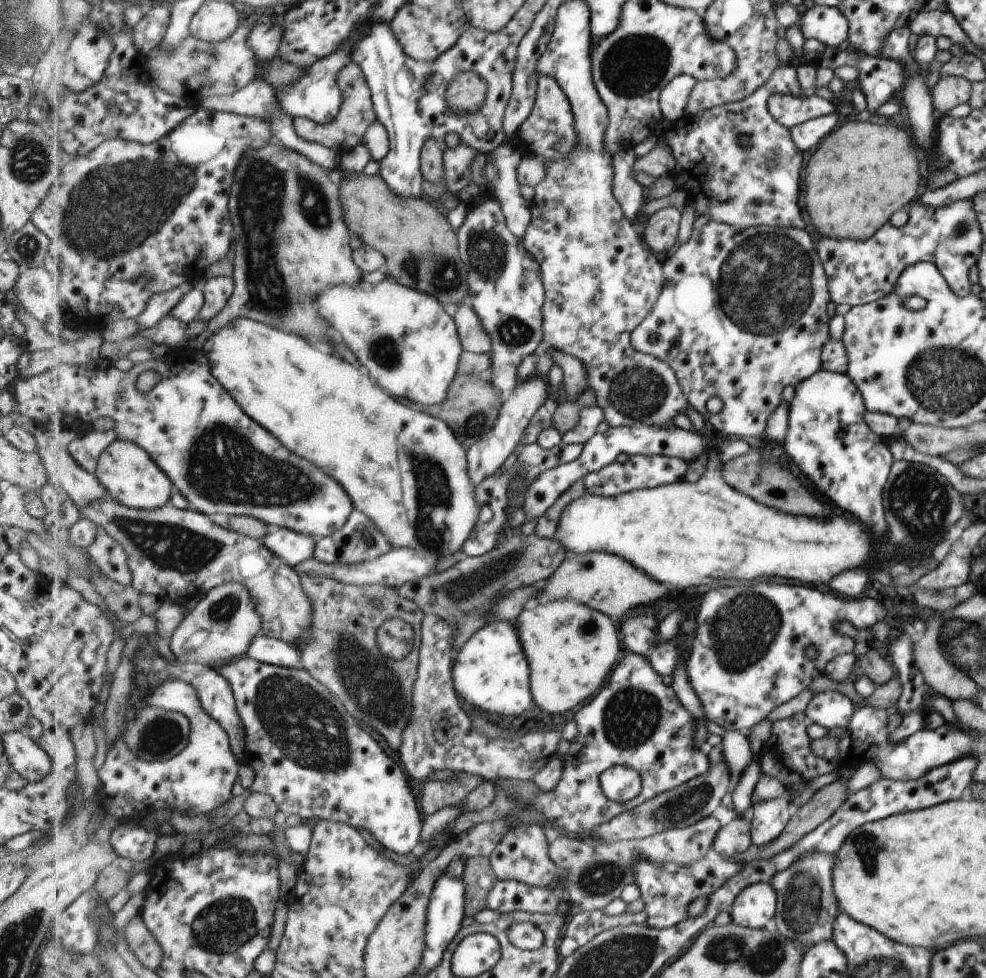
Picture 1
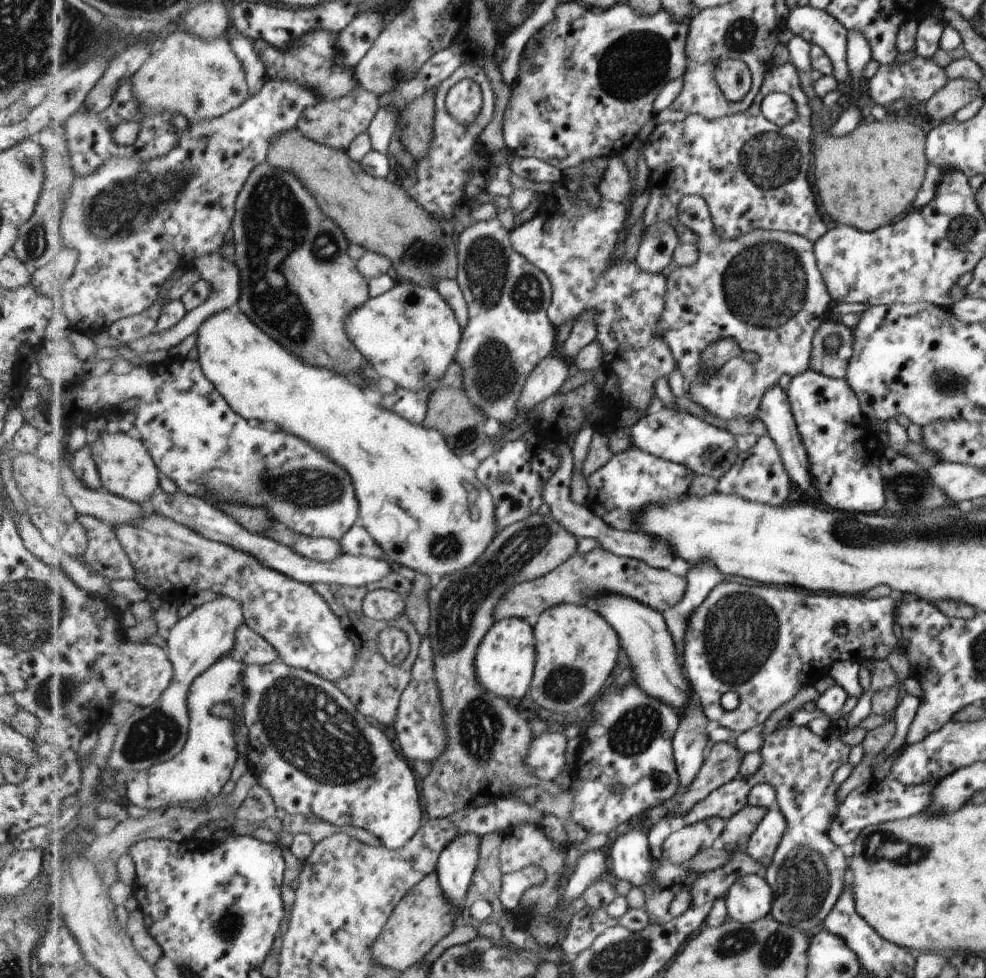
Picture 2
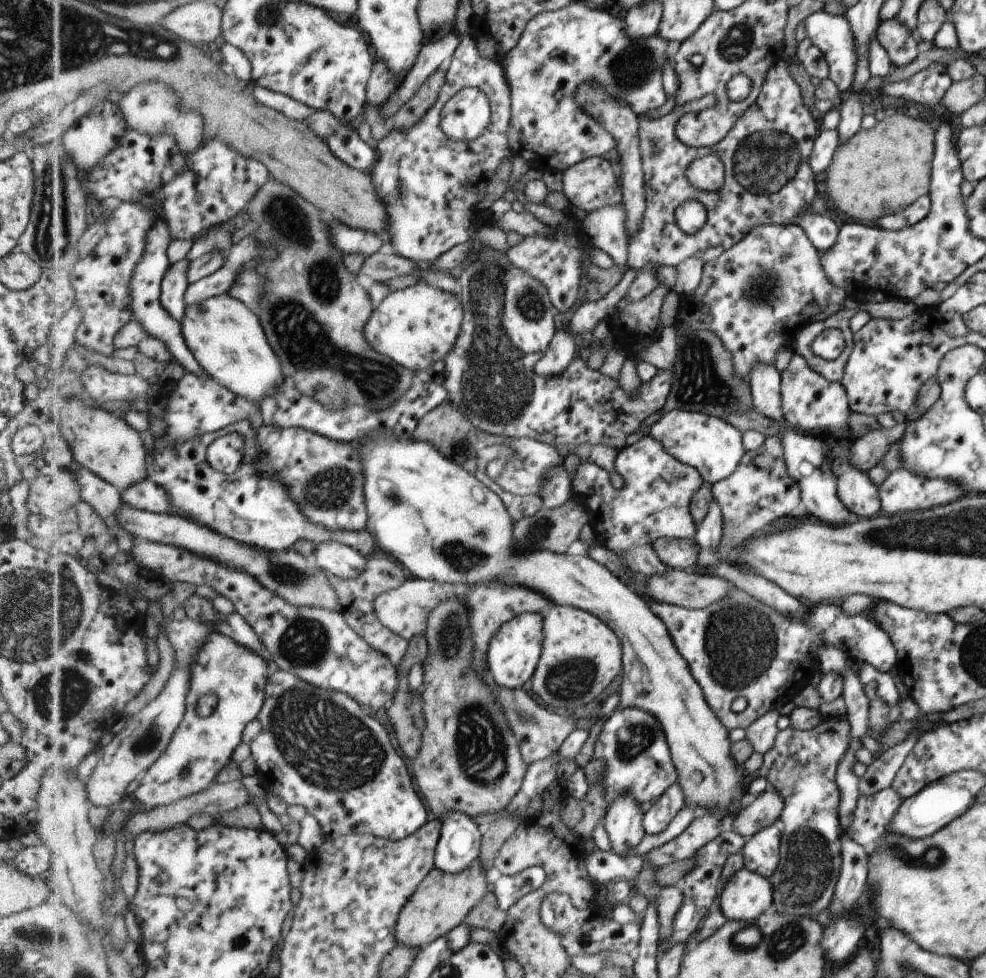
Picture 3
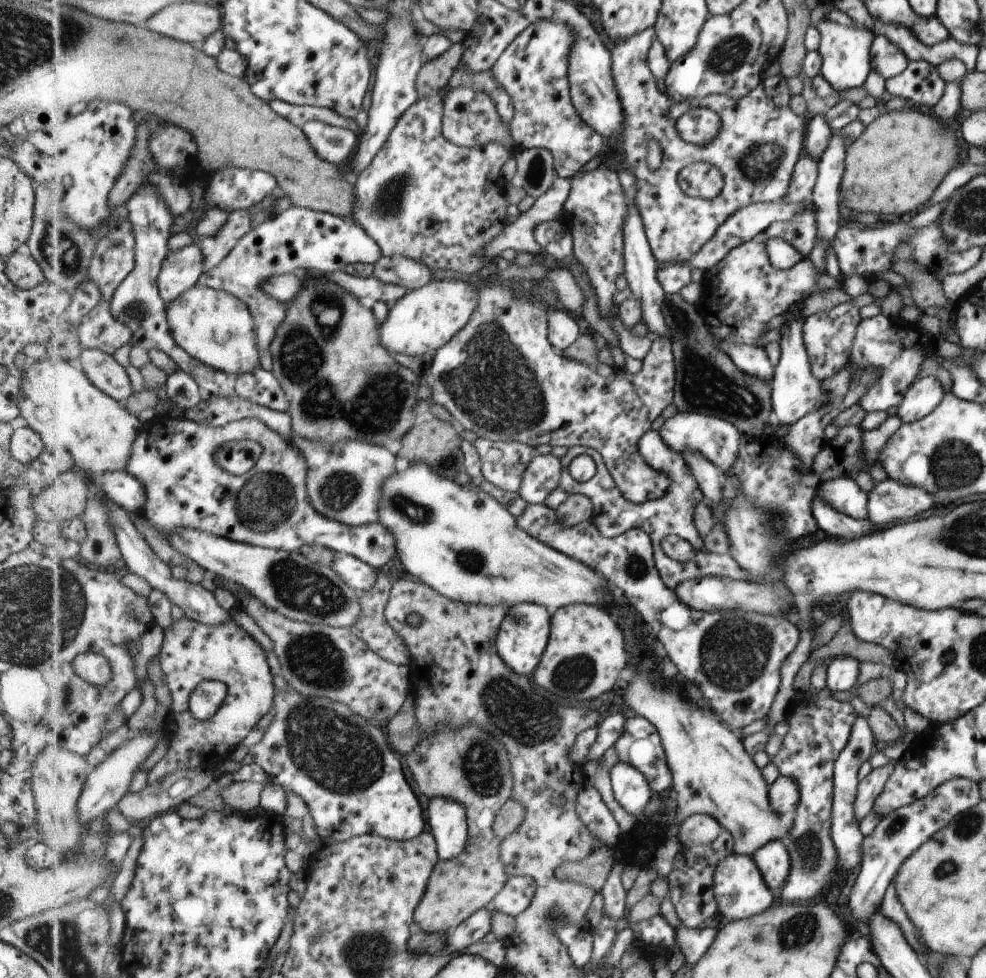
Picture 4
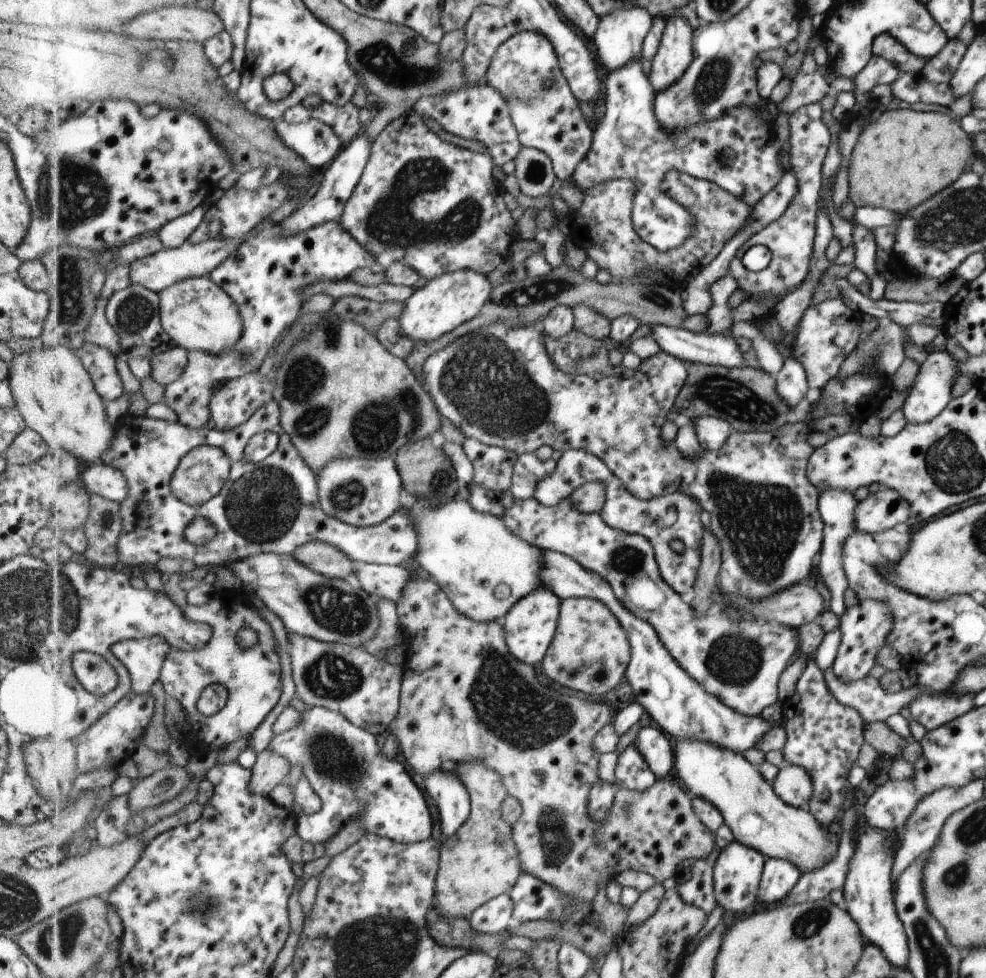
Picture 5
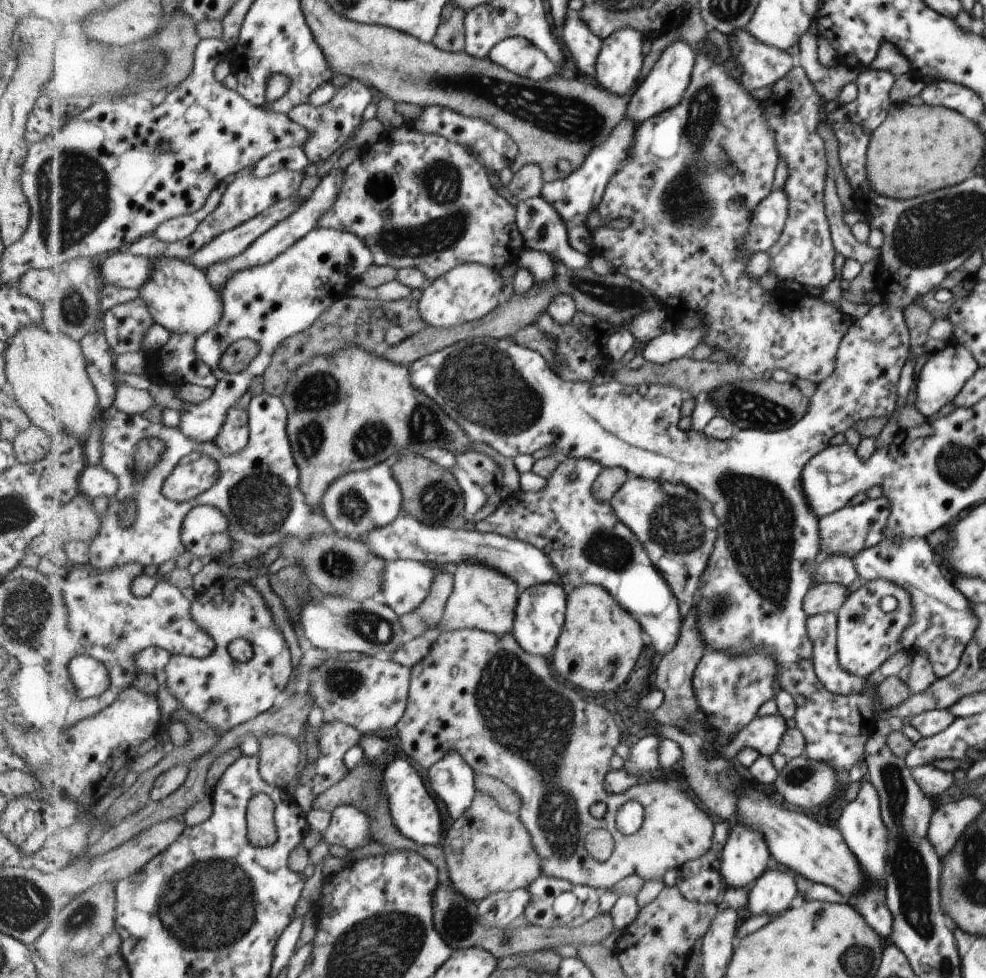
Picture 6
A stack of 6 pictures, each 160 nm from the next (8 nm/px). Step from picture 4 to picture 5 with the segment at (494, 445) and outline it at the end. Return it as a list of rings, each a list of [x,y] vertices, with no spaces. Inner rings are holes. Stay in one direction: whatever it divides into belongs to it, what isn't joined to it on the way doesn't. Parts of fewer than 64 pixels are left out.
[[[469,437],[465,438],[463,448],[472,460],[472,482],[477,487],[486,488],[488,491],[510,490],[514,466],[519,456],[516,452],[492,447]]]

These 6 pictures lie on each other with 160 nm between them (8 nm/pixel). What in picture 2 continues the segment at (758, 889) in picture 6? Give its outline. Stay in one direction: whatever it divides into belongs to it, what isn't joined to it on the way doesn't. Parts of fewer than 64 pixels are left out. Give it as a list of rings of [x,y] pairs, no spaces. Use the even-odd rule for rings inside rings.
[[[775,806],[769,808],[749,836],[744,851],[763,867],[769,866],[786,830],[786,819]]]

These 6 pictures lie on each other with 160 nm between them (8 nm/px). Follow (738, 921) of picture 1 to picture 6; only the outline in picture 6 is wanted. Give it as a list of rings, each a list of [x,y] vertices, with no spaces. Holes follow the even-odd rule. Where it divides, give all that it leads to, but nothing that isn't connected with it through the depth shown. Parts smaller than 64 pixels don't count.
[[[735,823],[720,854],[720,876],[727,887],[747,887],[771,862],[763,833],[745,823]]]

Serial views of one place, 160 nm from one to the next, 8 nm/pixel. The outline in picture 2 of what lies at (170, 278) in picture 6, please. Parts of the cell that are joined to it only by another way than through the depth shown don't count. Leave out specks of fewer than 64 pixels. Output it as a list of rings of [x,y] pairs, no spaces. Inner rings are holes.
[[[239,304],[210,316],[199,327],[195,345],[198,350],[198,360],[201,363],[203,372],[206,373],[206,377],[218,388],[218,391],[226,397],[230,405],[239,414],[254,423],[261,421],[265,422],[267,426],[269,422],[273,422],[273,424],[281,426],[285,432],[291,432],[291,434],[315,444],[317,448],[323,448],[323,452],[327,452],[337,464],[343,464],[343,468],[349,470],[361,506],[359,521],[372,534],[373,540],[382,546],[385,558],[389,562],[398,562],[407,568],[411,568],[411,570],[427,574],[431,578],[431,583],[437,584],[446,576],[473,567],[480,557],[486,554],[486,550],[499,534],[498,518],[496,517],[498,508],[494,496],[491,494],[490,488],[487,488],[487,485],[483,484],[476,476],[476,471],[463,466],[459,454],[449,446],[447,438],[442,435],[441,431],[428,429],[424,425],[413,424],[403,415],[384,409],[378,403],[378,396],[374,393],[369,394],[373,394],[373,400],[377,398],[377,404],[369,402],[365,398],[368,391],[363,392],[363,388],[357,386],[357,382],[349,380],[345,375],[341,376],[341,374],[335,374],[335,372],[323,370],[323,368],[305,366],[299,358],[289,354],[281,344],[271,338],[257,323],[241,311]]]

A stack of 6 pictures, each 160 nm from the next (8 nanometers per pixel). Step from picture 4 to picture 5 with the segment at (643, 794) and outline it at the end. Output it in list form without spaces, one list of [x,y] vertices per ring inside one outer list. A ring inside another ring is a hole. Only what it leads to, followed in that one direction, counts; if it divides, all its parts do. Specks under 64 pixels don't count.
[[[630,744],[620,754],[616,768],[616,784],[621,790],[650,790],[657,779],[658,776],[635,745]]]

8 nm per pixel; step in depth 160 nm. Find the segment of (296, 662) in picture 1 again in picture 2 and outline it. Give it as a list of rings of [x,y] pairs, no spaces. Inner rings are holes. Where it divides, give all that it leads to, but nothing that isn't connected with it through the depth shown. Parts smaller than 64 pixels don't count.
[[[243,623],[236,632],[234,648],[246,665],[264,665],[279,660],[278,650],[258,632]]]

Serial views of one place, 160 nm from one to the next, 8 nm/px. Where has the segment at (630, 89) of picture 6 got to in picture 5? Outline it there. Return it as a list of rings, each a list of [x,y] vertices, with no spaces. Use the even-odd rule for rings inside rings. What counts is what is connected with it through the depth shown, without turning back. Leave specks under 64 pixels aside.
[[[637,3],[629,9],[619,9],[613,15],[600,20],[598,31],[593,40],[596,46],[597,60],[601,67],[609,73],[619,71],[632,61],[637,61],[643,52],[643,40],[653,26],[653,15],[646,9],[641,9]]]

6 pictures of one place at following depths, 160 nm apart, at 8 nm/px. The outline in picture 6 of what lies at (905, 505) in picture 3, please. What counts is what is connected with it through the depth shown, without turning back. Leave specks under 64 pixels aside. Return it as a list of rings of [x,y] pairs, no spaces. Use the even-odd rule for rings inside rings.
[[[883,495],[876,499],[866,498],[858,505],[847,504],[830,515],[822,516],[818,522],[818,540],[821,541],[820,558],[833,555],[843,555],[854,560],[857,553],[863,549],[875,546],[882,539],[882,530],[889,518],[890,501]]]

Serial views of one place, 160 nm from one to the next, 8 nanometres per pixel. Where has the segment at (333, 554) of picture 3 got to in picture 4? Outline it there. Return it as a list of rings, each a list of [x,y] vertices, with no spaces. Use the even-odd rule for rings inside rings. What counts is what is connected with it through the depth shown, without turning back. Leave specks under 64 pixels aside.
[[[337,554],[332,567],[356,591],[370,591],[378,582],[379,569],[351,555]]]

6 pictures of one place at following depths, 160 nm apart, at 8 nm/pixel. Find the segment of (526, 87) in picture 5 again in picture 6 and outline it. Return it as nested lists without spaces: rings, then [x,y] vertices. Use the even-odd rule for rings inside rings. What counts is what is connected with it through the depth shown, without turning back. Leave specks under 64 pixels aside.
[[[522,36],[502,40],[490,52],[490,59],[507,70],[536,81],[557,77],[557,66],[547,58],[542,48]]]

